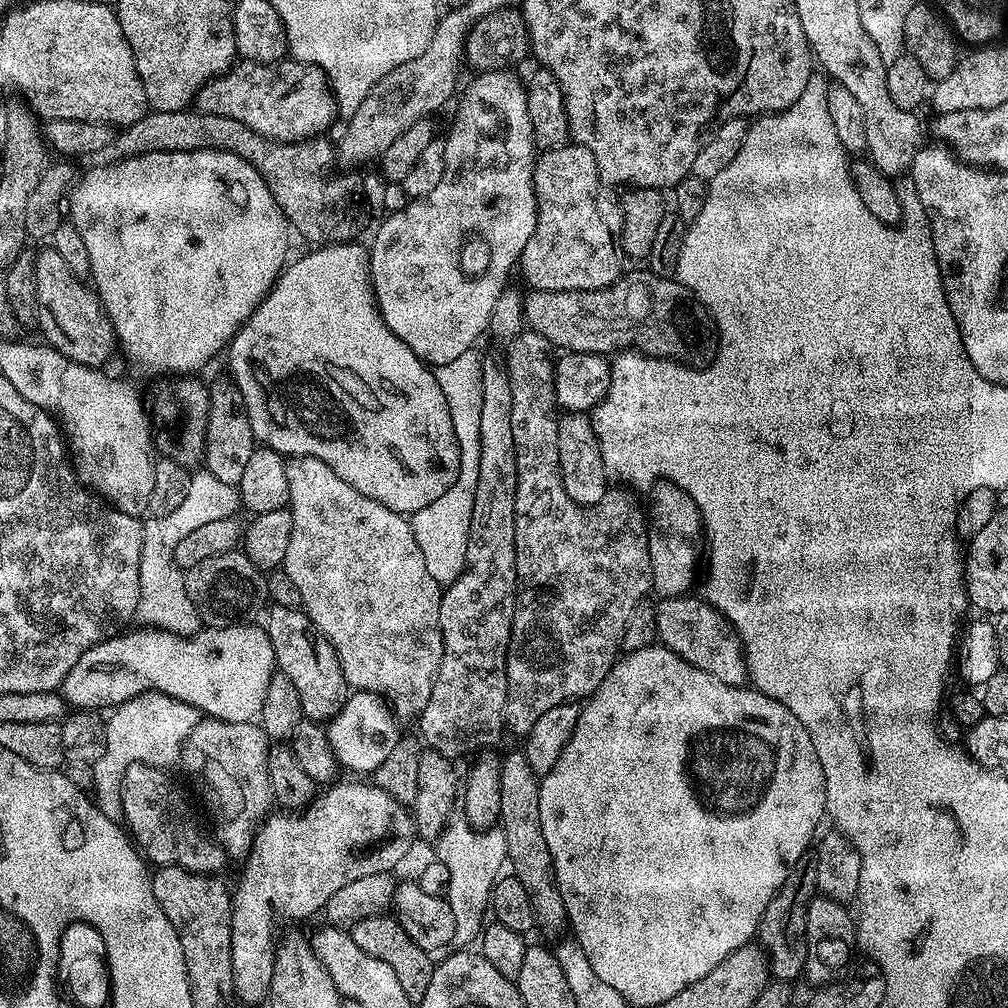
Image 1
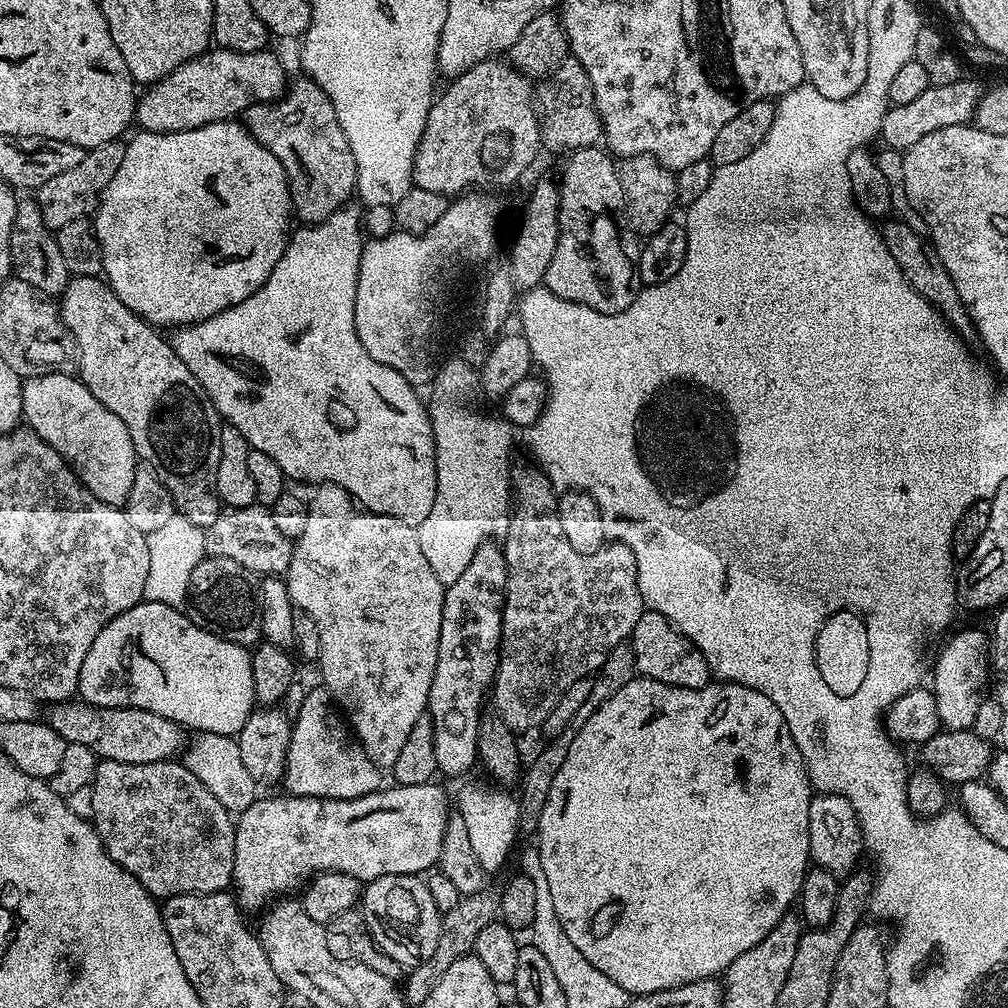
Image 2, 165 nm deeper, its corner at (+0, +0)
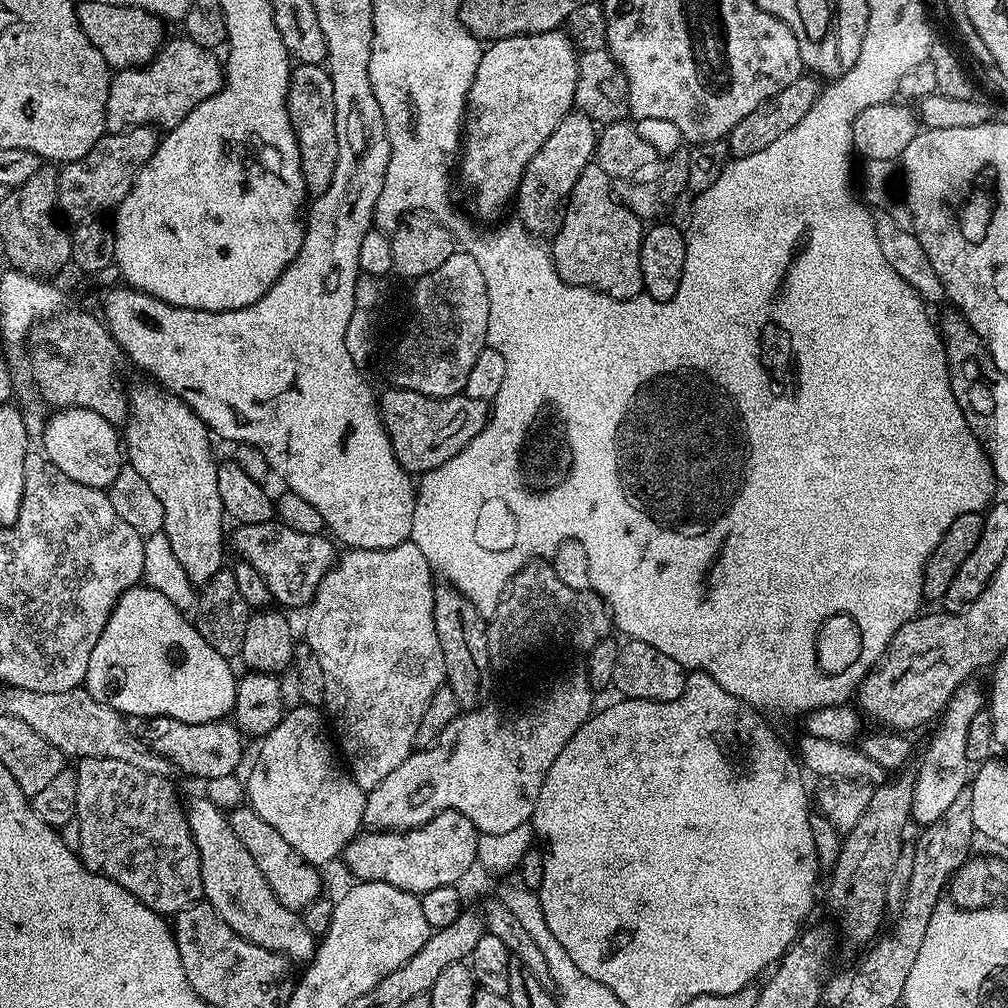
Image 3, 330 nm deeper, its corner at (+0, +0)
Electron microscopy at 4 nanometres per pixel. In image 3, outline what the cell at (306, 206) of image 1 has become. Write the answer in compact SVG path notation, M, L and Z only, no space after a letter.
M297 63L293 67L292 76L288 80L288 113L300 151L304 187L313 197L318 197L330 186L330 178L334 178L334 166L338 166L338 134L334 122L334 86L330 82L327 67L302 63Z

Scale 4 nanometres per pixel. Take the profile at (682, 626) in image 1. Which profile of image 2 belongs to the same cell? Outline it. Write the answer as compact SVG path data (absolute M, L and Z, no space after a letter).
M645 610L638 618L630 637L632 656L636 659L636 672L658 682L679 688L705 688L713 679L706 658L660 612Z

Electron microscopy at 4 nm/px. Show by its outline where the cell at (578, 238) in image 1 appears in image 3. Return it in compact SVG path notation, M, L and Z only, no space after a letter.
M593 162L586 166L586 170L582 170L582 174L578 174L578 182L574 182L574 190L568 195L568 203L564 206L564 217L562 218L562 226L558 230L556 236L551 237L550 251L552 253L552 261L558 270L558 274L568 284L577 284L583 288L592 288L596 292L606 294L610 298L618 298L619 300L632 300L634 297L641 295L644 292L644 283L642 282L642 270L640 269L640 243L644 241L645 229L640 228L642 224L641 217L637 216L621 204L616 193L612 190L612 183L606 174L606 170L602 170L600 165Z

